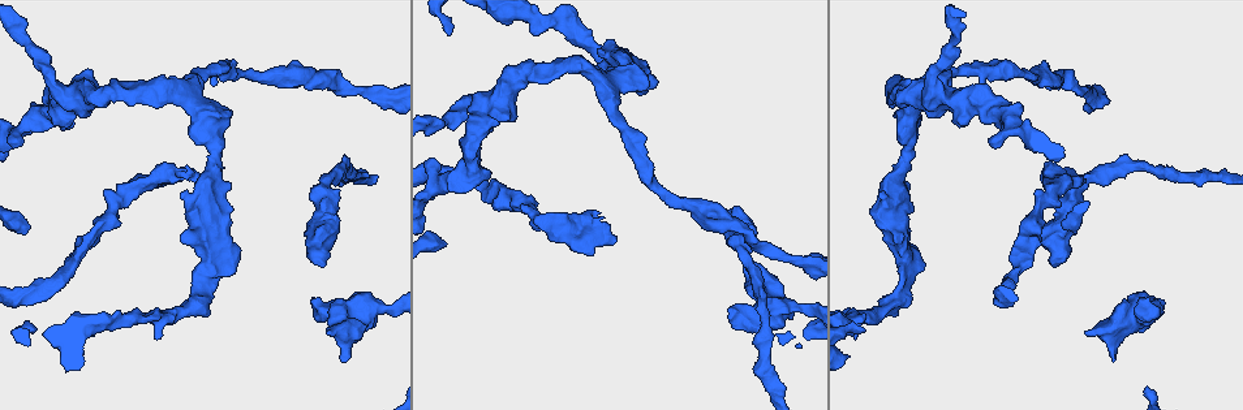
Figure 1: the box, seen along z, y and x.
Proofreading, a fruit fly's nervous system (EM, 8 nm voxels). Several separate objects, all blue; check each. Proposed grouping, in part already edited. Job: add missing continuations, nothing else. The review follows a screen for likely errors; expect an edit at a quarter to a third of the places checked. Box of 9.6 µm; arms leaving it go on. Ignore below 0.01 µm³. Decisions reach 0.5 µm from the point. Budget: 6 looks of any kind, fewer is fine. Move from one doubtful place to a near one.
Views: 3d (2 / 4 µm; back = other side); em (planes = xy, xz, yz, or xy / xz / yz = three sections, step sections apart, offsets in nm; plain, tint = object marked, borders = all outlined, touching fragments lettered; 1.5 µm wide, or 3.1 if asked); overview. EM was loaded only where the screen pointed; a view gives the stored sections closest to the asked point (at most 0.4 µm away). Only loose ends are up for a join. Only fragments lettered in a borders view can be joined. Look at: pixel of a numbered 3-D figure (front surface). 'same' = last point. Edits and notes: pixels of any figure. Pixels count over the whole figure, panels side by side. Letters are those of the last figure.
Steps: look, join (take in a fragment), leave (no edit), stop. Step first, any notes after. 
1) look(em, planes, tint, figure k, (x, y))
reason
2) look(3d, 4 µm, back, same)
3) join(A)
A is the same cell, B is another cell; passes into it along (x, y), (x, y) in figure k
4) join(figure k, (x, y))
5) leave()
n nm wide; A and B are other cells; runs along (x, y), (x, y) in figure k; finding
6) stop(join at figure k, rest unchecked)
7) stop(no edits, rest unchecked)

look(em, xz, step 8, borders, figure 1, (326, 333))
stops while still wide

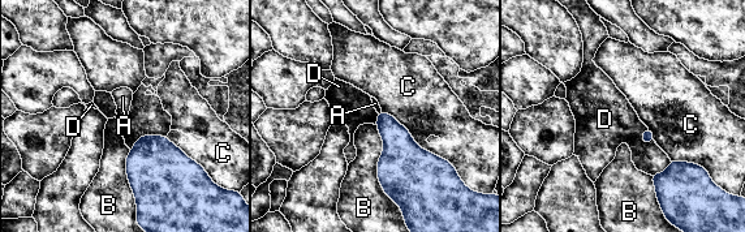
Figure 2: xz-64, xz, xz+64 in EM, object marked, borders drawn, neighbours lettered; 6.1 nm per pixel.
look(em, planes, borders, same)
another direction

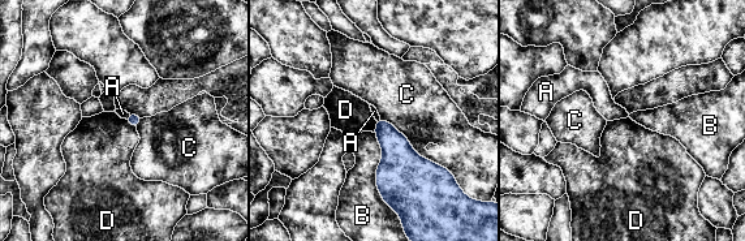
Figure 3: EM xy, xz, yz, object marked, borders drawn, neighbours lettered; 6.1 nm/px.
leave()
A, B, C and D are other cells; border along (124, 119), (136, 128) in figure 3; no lettered fragment goes on from it

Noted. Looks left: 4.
look(3d, 4 µm, figure 1, (756, 331))

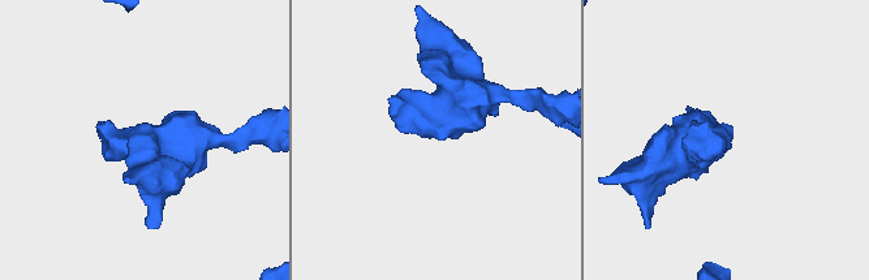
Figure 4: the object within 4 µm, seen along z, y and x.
look(em, planes, borders, figure 4, (440, 135))
shape alone is not enough

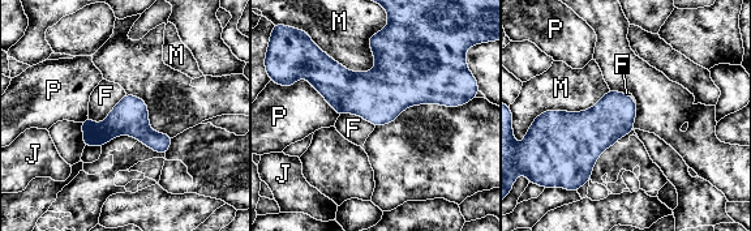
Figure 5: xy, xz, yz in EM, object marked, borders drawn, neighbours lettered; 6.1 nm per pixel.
leave()
220 nm wide; F, J, M and P are other cells; border along (125, 93), (101, 123), (88, 116) in figure 5; none of them fits

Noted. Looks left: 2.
look(em, planes, borders, figure 1, (864, 332))
an open end

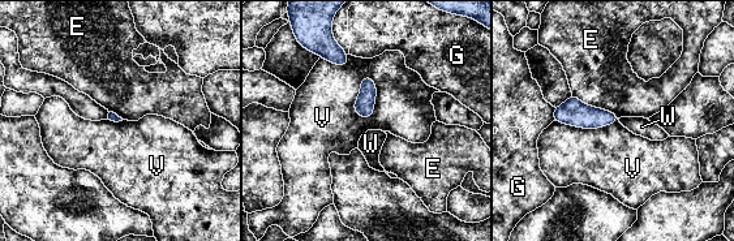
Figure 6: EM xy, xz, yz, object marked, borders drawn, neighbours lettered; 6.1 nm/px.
leave()
E, G, V and W are other cells; border along (368, 74), (353, 106), (363, 119) in figure 6; none of them fits

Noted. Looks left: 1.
stop(no edits, rest unchecked)

